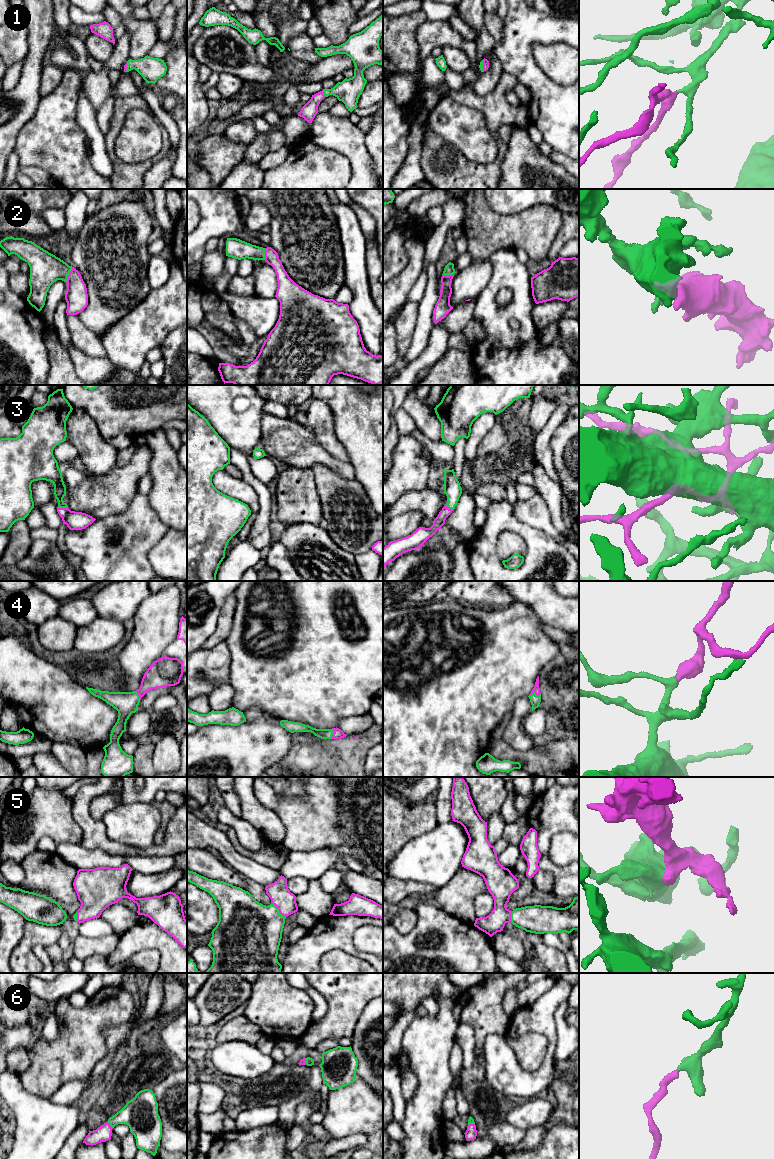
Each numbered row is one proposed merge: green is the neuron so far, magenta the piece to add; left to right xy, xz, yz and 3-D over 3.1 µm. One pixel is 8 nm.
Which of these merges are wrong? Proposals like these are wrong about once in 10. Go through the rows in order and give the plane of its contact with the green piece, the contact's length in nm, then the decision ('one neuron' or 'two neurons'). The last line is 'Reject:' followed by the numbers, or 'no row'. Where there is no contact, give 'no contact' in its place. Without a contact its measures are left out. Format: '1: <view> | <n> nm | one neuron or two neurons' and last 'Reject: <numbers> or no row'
1: xz | 70 nm | one neuron
2: xy | 140 nm | one neuron
3: xy | 80 nm | one neuron
4: yz | 90 nm | one neuron
5: xz | 170 nm | one neuron
6: xy | 80 nm | one neuron
Reject: no row

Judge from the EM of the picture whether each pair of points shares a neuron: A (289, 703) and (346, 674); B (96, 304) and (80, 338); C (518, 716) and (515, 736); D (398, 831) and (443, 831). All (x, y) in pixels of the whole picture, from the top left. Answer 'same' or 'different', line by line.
A: same
B: different
C: same
D: different

